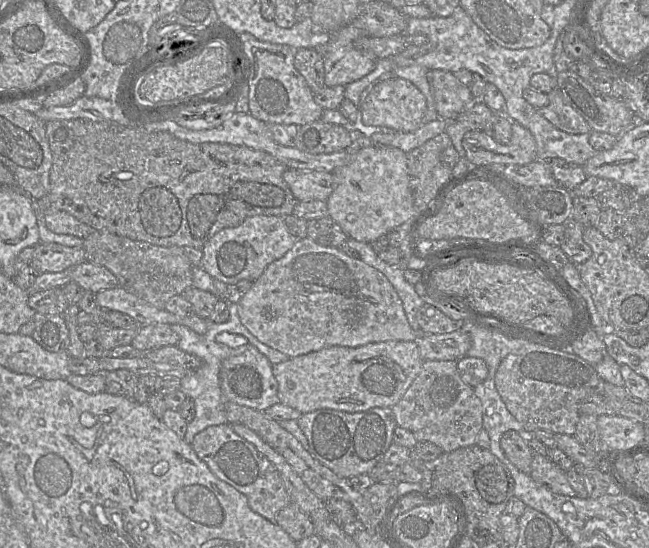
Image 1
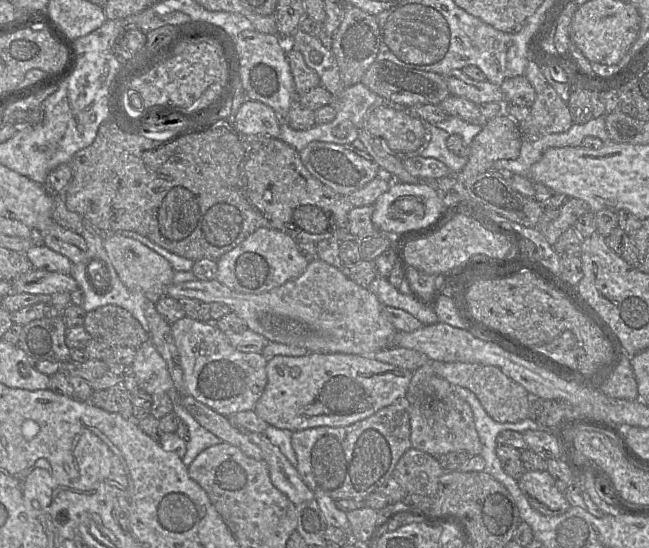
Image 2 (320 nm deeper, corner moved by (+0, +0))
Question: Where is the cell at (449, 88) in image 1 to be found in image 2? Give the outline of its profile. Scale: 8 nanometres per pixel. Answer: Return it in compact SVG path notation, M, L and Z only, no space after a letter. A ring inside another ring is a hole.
M375 60L364 73L360 82L383 98L390 105L413 106L419 103L438 105L450 95L443 75L431 71L400 66L388 60Z

